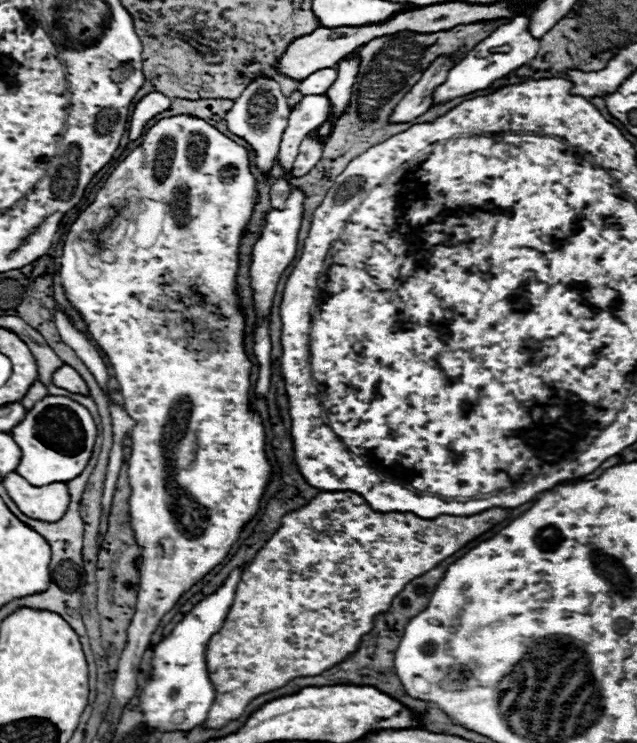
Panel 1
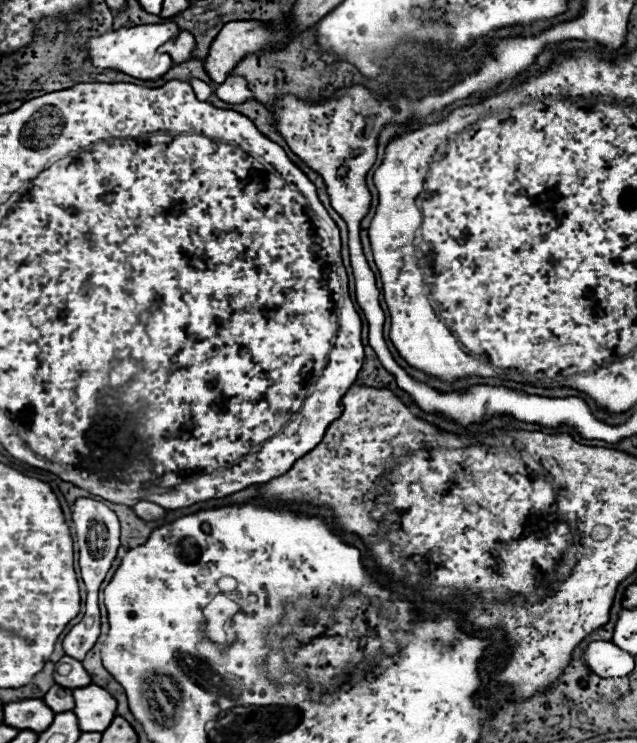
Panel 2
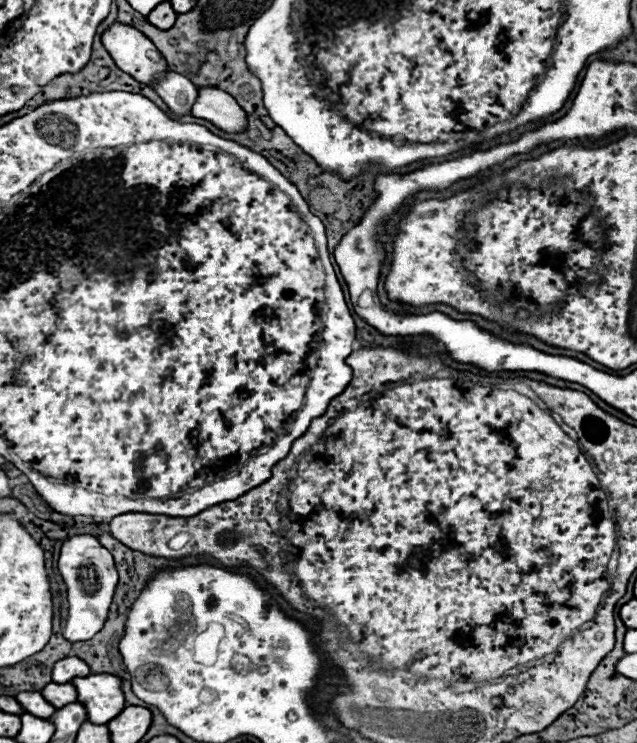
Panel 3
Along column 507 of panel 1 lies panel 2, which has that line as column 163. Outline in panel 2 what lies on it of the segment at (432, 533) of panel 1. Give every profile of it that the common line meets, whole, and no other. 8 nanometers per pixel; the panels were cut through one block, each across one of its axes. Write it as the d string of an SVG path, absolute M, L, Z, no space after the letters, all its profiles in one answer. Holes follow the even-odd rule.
M140 500L138 504L134 504L132 510L134 510L136 516L142 518L142 520L160 520L160 518L164 518L164 514L166 514L166 510L160 508L158 504L144 502L144 500Z

